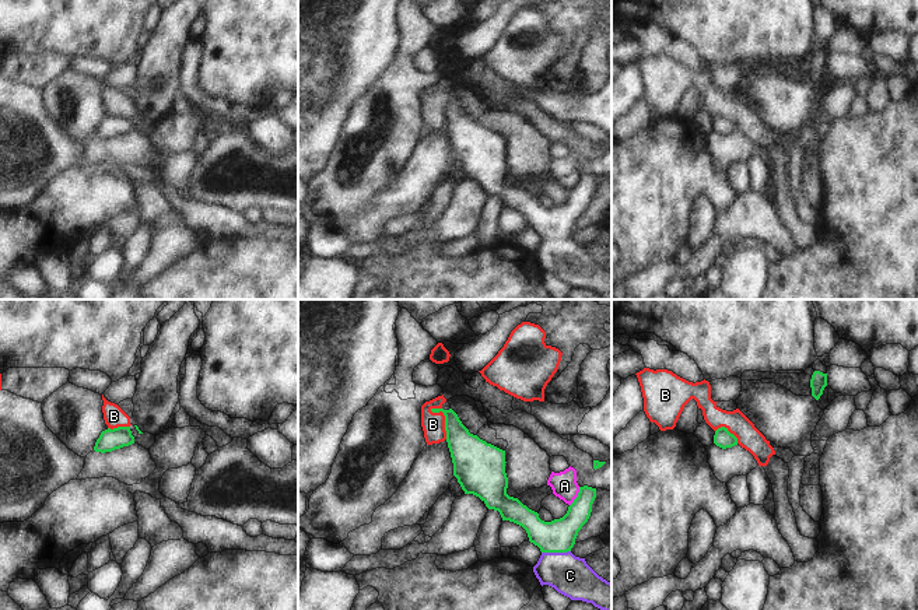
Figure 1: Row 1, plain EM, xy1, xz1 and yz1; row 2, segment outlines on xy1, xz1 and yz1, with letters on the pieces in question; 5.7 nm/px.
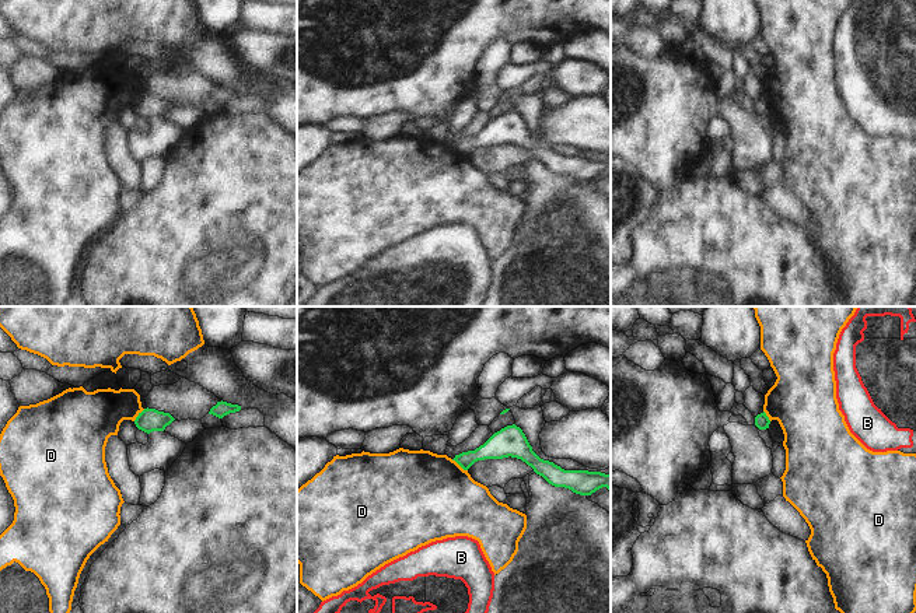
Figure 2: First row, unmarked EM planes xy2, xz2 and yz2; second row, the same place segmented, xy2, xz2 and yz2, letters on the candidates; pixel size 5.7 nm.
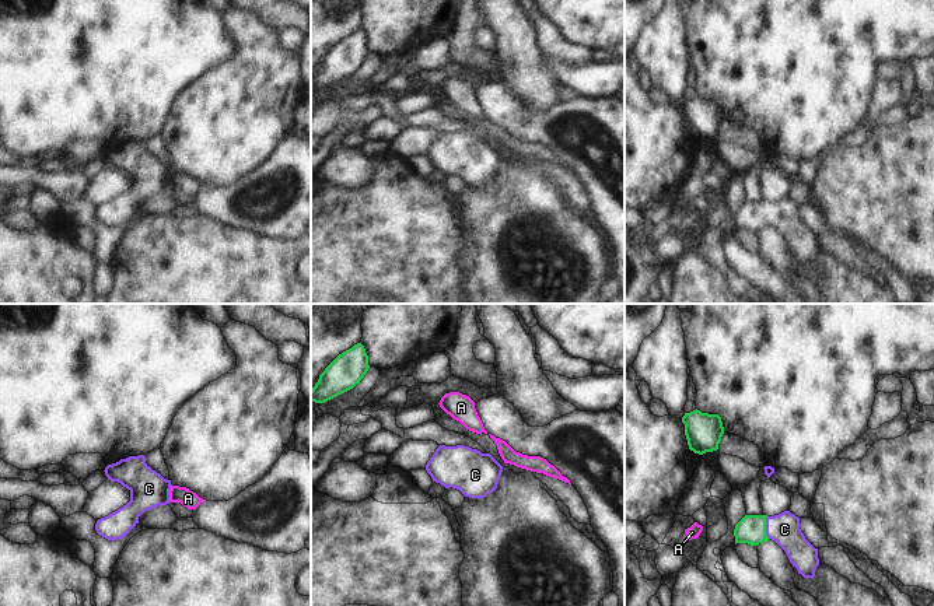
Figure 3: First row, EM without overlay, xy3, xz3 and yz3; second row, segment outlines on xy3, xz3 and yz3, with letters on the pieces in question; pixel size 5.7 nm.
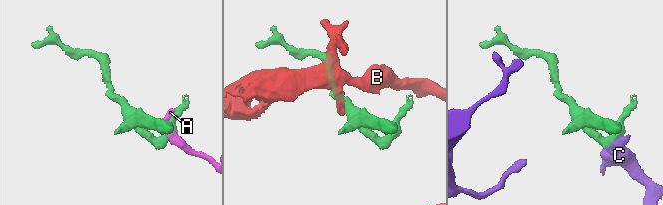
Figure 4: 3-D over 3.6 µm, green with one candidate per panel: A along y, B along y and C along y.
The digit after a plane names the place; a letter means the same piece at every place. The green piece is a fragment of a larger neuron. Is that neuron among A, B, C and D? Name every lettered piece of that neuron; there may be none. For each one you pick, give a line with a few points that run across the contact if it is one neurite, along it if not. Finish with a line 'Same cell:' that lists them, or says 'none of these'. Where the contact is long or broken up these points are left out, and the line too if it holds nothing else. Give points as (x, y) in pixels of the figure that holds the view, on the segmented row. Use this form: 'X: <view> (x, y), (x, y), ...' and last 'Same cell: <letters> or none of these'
C: xz1 (557, 536), (556, 551), (556, 561), (570, 575)
Same cell: C

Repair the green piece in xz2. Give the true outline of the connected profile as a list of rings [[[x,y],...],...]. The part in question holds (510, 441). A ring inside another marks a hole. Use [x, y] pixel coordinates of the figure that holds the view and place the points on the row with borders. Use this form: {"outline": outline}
{"outline": [[[515,424],[494,432],[483,445],[475,451],[455,455],[455,460],[464,470],[475,462],[485,459],[517,458],[534,469],[549,484],[564,487],[580,495],[591,495],[606,487],[611,491],[611,474],[588,470],[564,470],[553,462],[541,459],[529,445],[525,434]]]}

